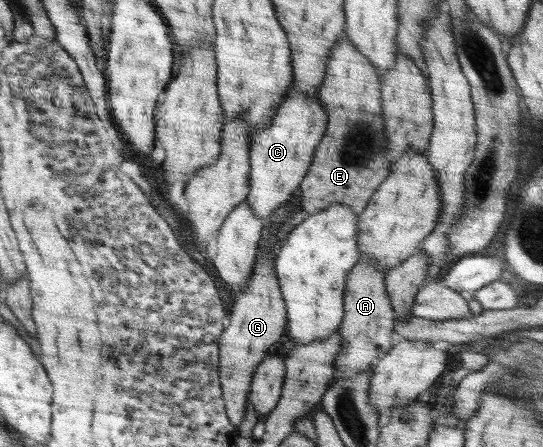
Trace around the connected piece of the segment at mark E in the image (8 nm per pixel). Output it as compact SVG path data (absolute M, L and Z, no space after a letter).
M345 32L334 44L317 95L328 113L328 125L325 136L314 150L311 166L300 183L301 206L303 211L311 215L322 212L328 206L343 204L359 215L390 174L393 162L384 134L381 77Z

